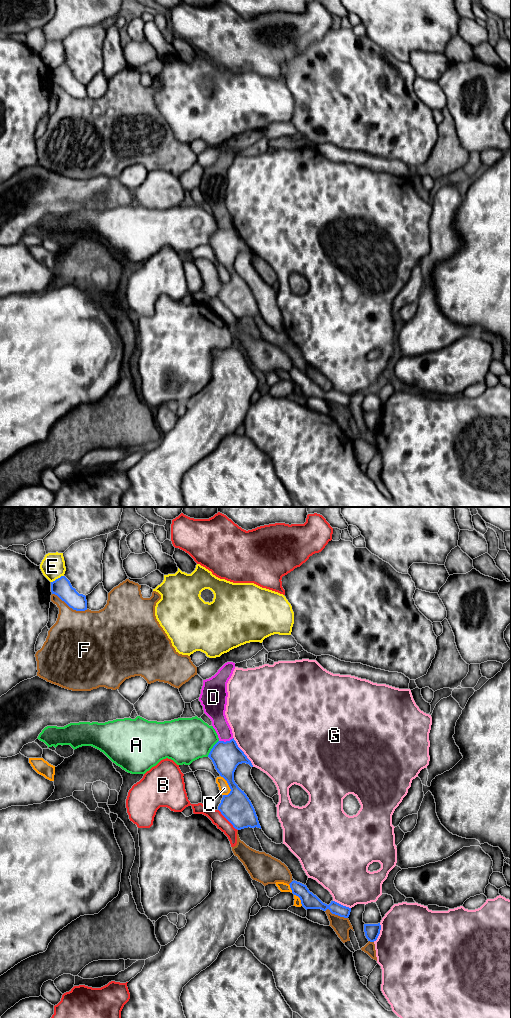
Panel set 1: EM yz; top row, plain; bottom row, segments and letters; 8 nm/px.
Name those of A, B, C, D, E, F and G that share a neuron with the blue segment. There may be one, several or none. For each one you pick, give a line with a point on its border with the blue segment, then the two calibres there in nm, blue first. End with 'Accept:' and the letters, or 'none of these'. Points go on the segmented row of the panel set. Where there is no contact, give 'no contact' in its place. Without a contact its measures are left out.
Accept: none of these

